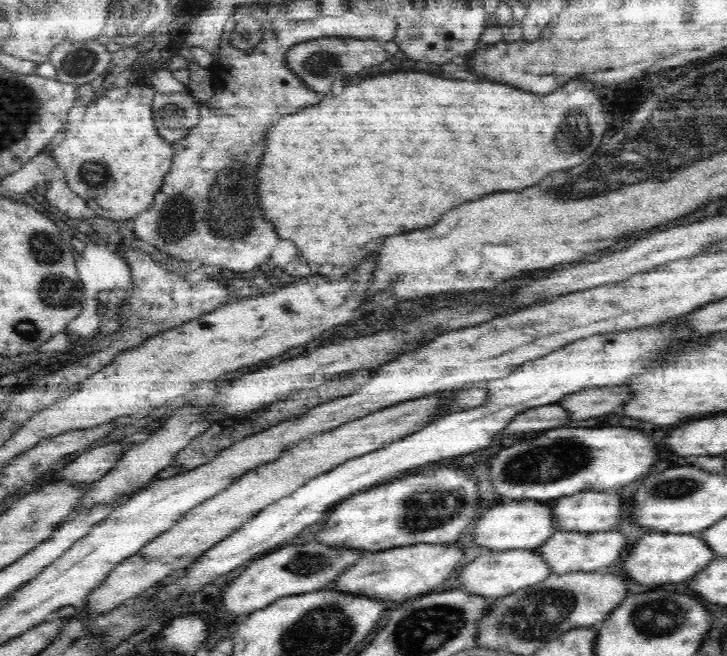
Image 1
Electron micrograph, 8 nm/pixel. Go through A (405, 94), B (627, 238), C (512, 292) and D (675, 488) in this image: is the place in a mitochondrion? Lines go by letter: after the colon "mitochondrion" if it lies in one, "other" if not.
A: other
B: other
C: other
D: mitochondrion

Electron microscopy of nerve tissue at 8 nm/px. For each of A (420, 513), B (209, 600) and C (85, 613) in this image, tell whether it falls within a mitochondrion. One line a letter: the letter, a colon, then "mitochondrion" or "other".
A: mitochondrion
B: other
C: other

